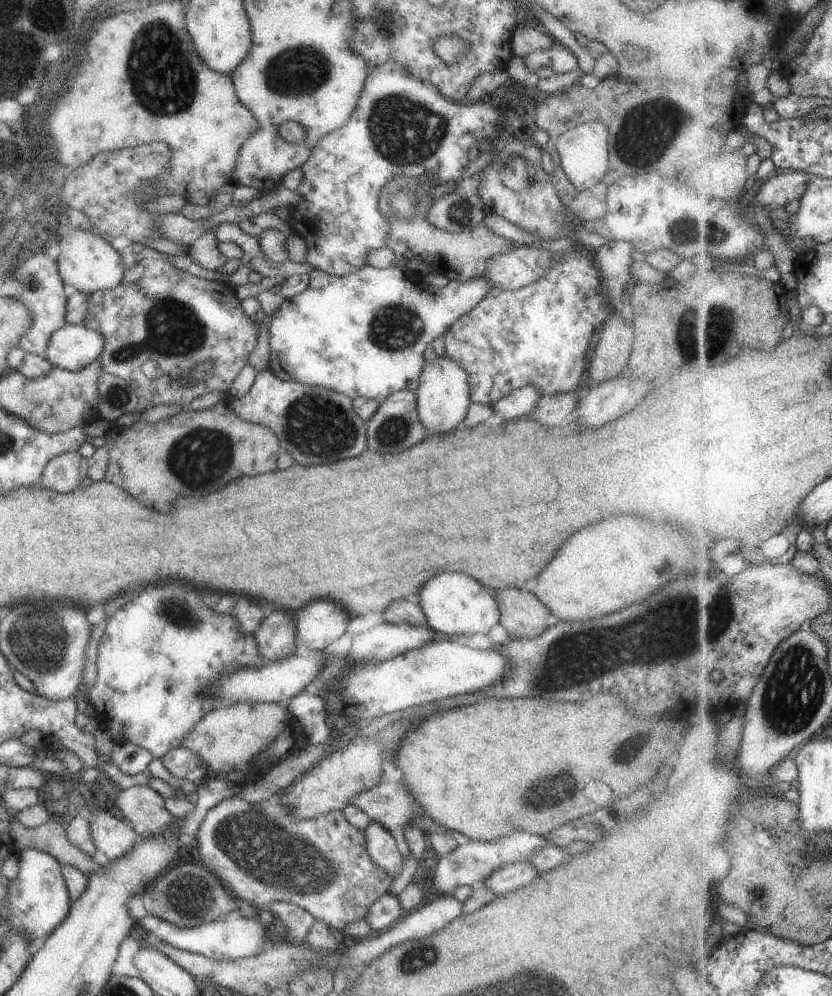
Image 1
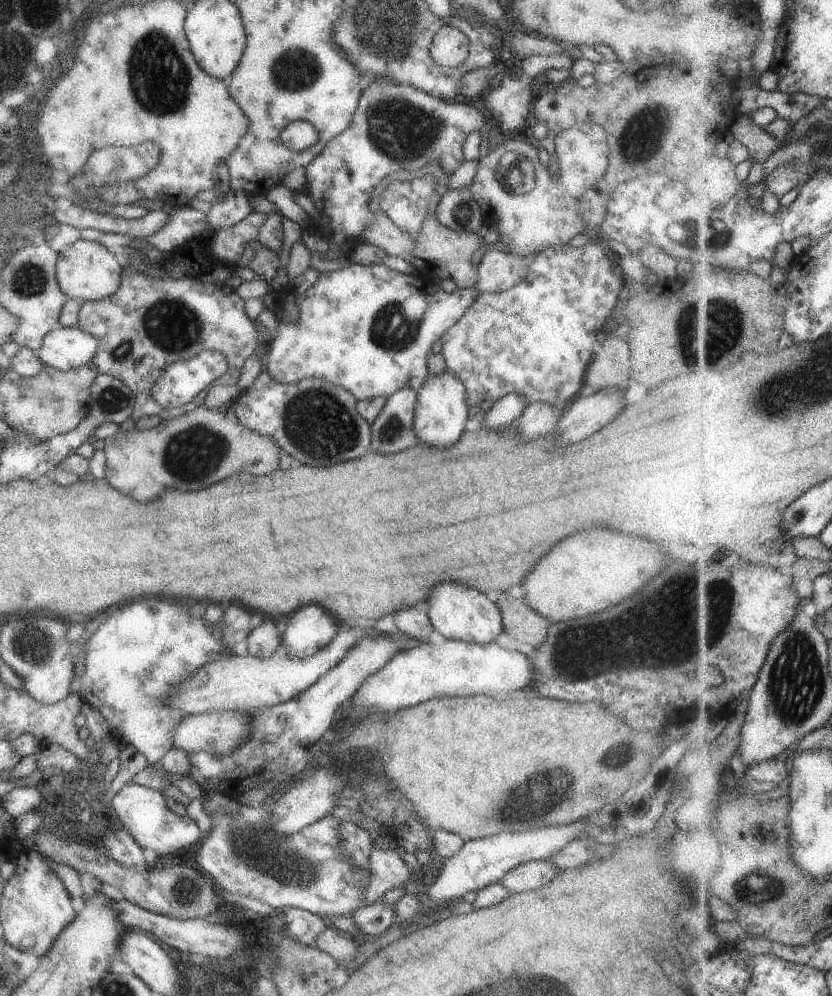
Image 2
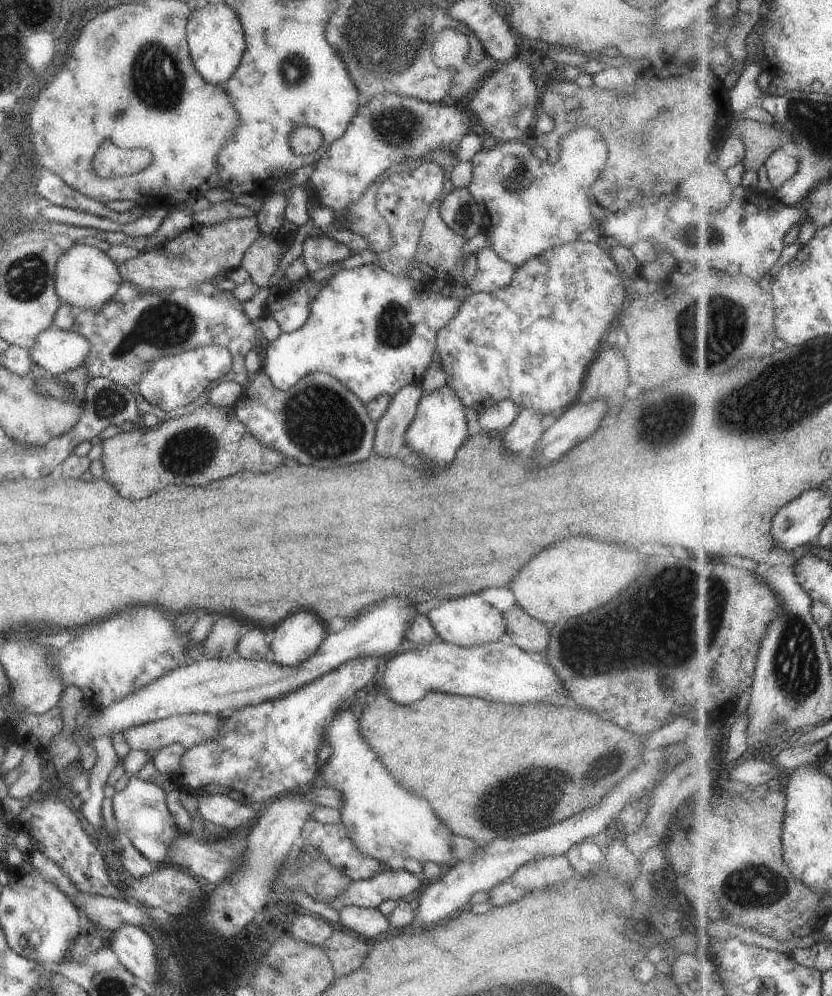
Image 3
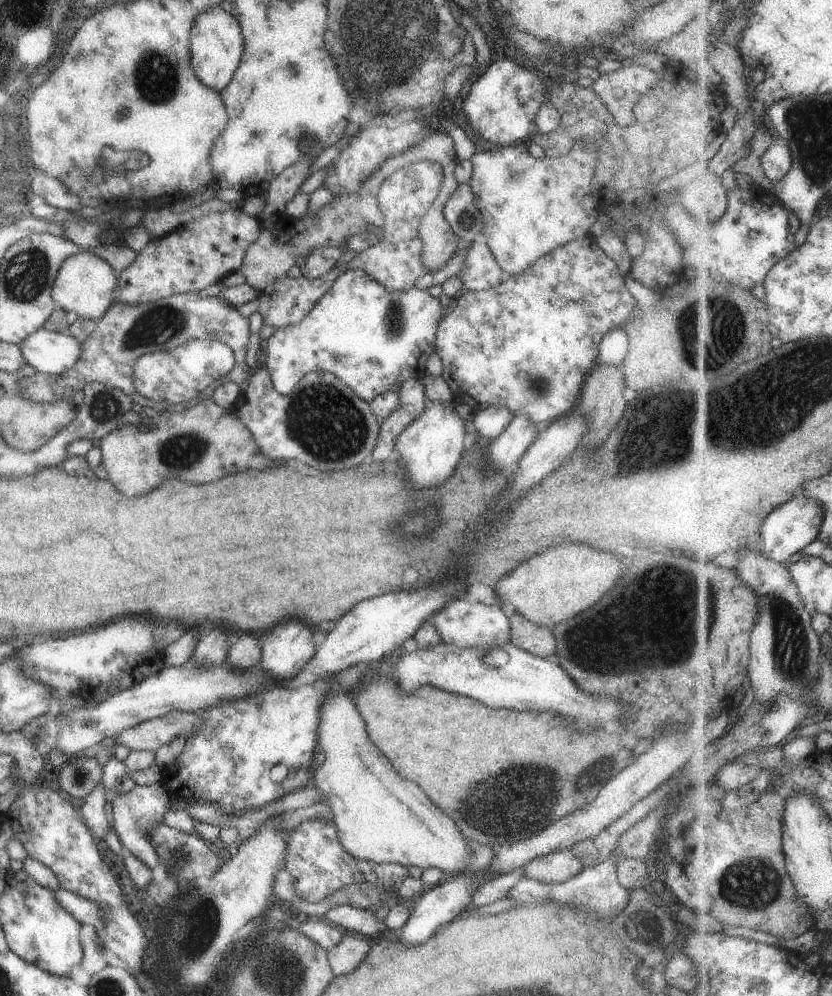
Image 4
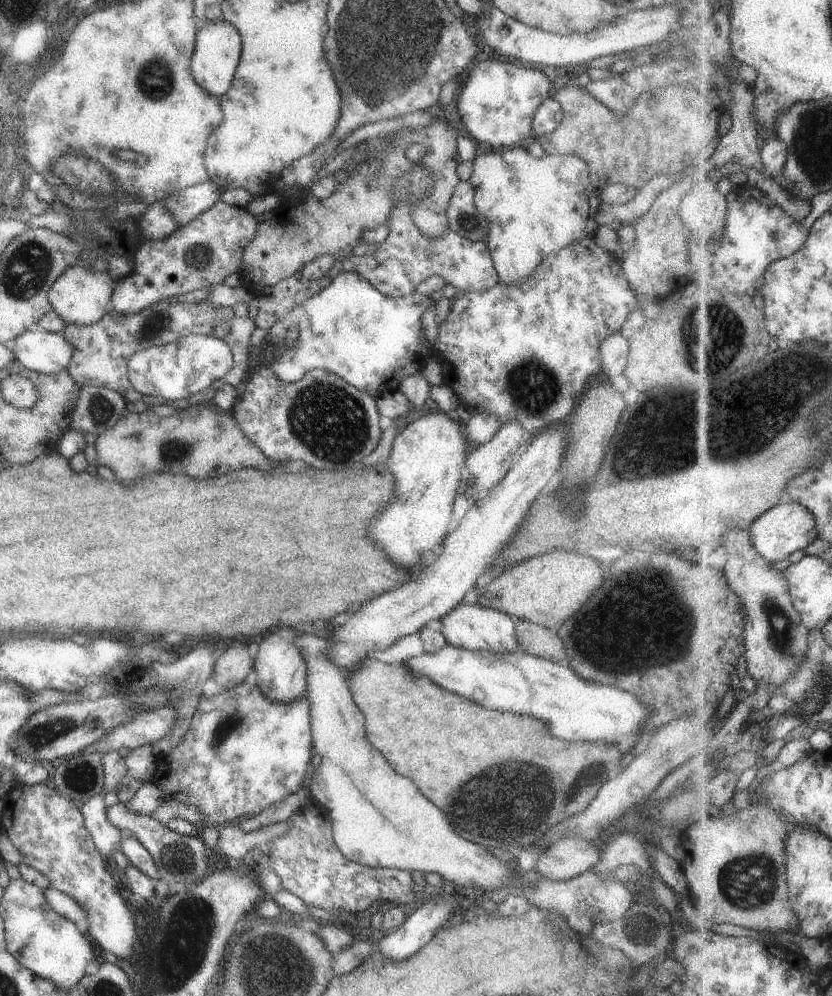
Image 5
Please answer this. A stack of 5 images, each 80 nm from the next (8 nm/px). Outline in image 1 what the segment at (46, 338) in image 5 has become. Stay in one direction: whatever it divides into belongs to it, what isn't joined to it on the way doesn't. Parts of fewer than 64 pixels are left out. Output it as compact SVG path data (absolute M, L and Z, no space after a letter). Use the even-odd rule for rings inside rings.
M65 324L51 334L42 356L52 367L78 371L90 365L101 354L103 345L102 334L82 324Z

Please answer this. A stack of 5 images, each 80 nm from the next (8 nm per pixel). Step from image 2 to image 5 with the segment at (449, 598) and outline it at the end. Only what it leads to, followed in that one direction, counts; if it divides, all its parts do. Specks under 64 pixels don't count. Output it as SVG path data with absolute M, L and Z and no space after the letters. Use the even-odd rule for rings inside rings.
M460 602L451 608L445 616L442 616L438 622L445 642L455 648L485 650L485 652L493 652L493 654L519 650L517 640L515 640L514 620L503 612L481 608L477 603L469 606Z

